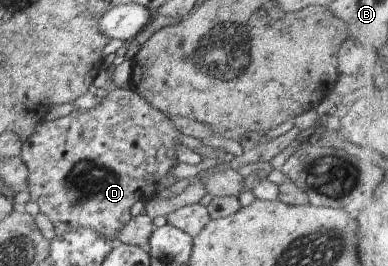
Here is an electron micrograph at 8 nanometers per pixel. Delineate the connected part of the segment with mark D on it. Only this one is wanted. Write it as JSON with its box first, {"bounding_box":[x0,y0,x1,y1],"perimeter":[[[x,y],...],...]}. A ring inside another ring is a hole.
{"bounding_box":[19,88,181,241],"perimeter":[[[115,88],[102,99],[101,103],[91,109],[76,108],[67,116],[52,121],[43,121],[41,127],[37,128],[37,131],[27,141],[22,143],[19,156],[25,162],[28,169],[27,186],[31,196],[30,201],[38,203],[41,213],[53,224],[56,235],[63,235],[63,233],[69,233],[69,231],[77,229],[95,229],[103,237],[117,241],[119,231],[131,221],[131,207],[137,201],[145,203],[155,198],[161,187],[170,187],[169,181],[175,183],[175,178],[172,174],[169,179],[167,178],[167,174],[171,171],[172,166],[176,167],[179,163],[175,144],[177,141],[180,141],[179,137],[181,134],[169,117],[163,115],[161,111],[155,109],[150,103],[147,103],[135,90],[131,88]]]}

